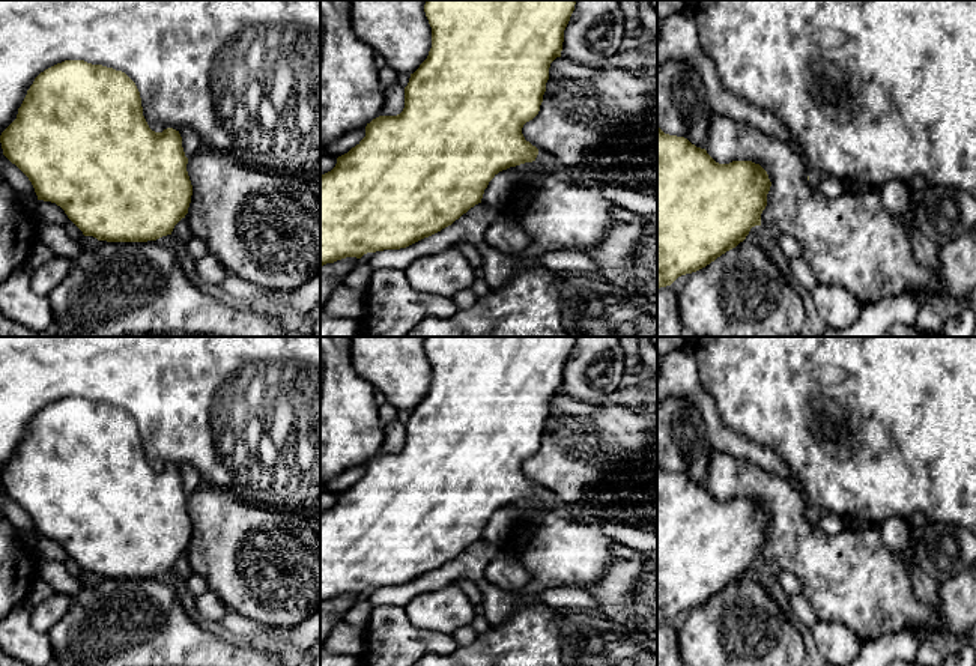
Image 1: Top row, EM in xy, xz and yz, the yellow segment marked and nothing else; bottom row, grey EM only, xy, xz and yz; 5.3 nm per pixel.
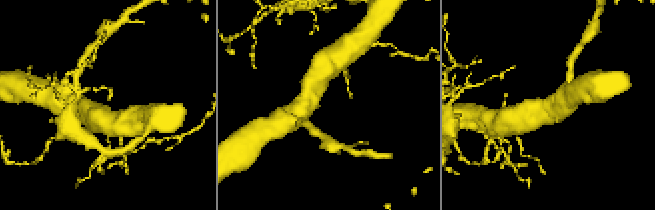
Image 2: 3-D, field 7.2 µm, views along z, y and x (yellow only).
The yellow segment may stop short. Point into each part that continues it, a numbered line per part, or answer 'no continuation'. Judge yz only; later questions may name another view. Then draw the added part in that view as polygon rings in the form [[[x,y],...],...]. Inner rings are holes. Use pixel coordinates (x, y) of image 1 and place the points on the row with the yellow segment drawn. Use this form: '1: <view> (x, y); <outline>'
1: yz (832, 187); [[[809,167],[809,185],[829,198],[836,198],[847,189],[847,183],[832,174],[824,174],[820,170]]]

